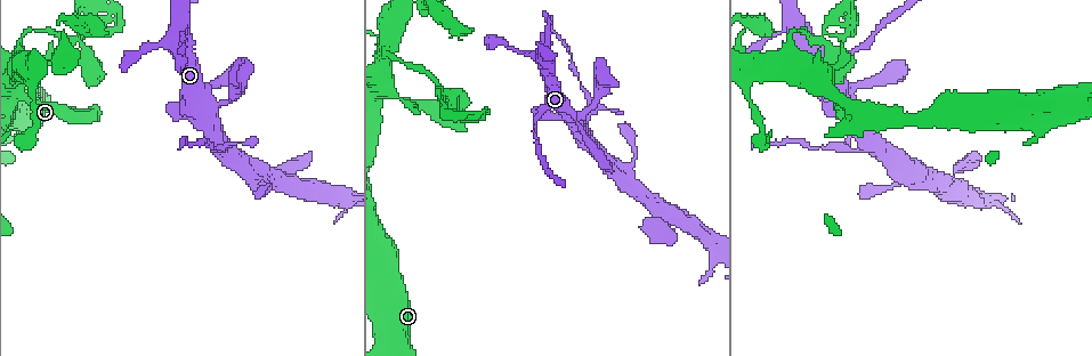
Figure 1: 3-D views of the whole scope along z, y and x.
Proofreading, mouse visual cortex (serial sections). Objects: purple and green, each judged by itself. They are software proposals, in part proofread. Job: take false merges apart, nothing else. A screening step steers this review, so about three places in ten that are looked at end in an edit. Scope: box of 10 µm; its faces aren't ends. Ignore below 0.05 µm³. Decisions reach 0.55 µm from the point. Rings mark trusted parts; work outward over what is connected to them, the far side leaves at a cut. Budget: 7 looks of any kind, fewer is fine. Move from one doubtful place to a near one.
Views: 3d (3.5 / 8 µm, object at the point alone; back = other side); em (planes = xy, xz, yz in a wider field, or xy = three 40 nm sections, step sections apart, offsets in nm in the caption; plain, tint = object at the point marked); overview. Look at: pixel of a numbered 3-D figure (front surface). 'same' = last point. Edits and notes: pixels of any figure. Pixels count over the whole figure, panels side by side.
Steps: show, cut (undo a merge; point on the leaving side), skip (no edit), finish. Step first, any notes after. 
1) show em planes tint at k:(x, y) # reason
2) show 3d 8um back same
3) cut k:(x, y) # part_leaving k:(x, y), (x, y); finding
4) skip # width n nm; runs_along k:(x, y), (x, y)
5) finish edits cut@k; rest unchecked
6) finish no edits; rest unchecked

show 3d 3.5um at 1:(81, 22) # abrupt turn

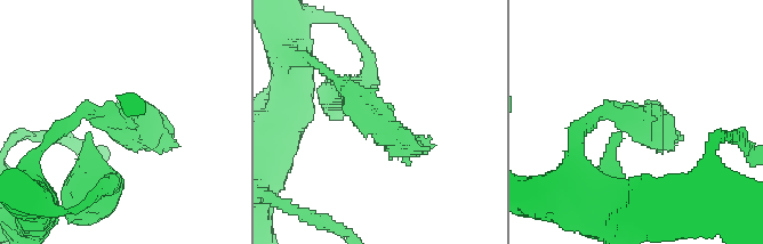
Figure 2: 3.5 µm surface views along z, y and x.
show em xy step 2 tint at 2:(639, 120)

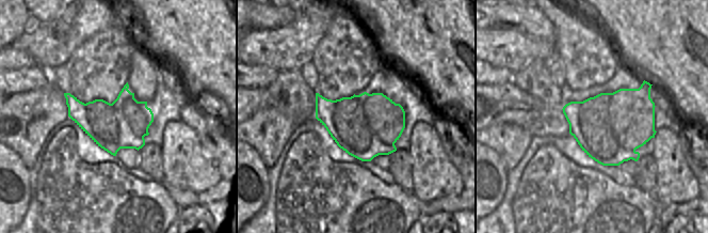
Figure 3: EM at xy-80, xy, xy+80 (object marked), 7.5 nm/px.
show em xy step 5 tint same

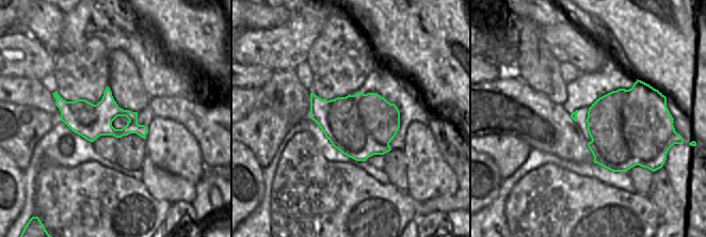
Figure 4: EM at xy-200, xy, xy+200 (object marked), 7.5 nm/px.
skip # runs_along 2:(337, 92), (408, 147), (432, 145); one cell here

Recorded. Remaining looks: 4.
show 3d 3.5um at 1:(821, 41) # sharp bend

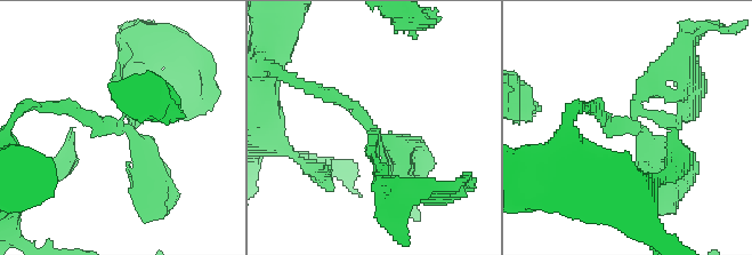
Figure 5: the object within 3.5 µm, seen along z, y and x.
cut 5:(658, 86) # part_leaving 5:(633, 116), (689, 34); a second cell is stuck on

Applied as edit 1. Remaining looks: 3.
show 3d 3.5um at 1:(866, 140) # two arms in line, one across

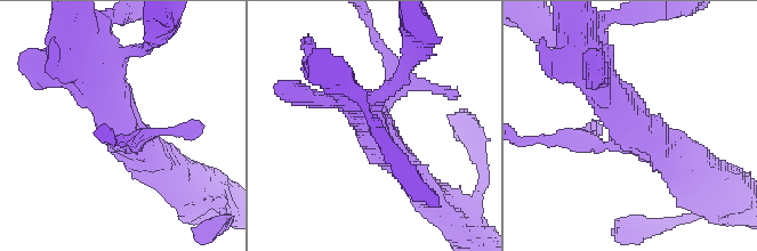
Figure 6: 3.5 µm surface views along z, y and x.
show em xy step 3 tint at 6:(631, 121) # arms 3; arm_widths 150, 400, 400 nm

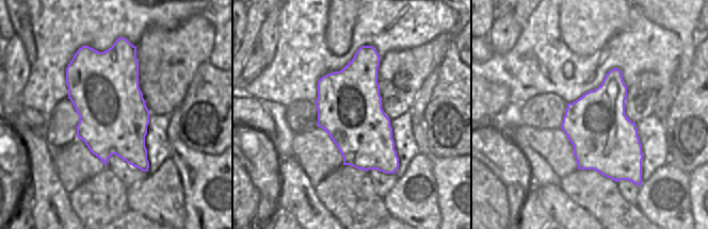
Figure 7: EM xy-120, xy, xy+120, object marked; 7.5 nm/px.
cut 6:(570, 136) # part_leaving 6:(606, 144), (586, 137), (533, 140); a second cell is stuck on

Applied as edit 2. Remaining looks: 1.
finish edits cut@5, cut@6; rest unchecked

